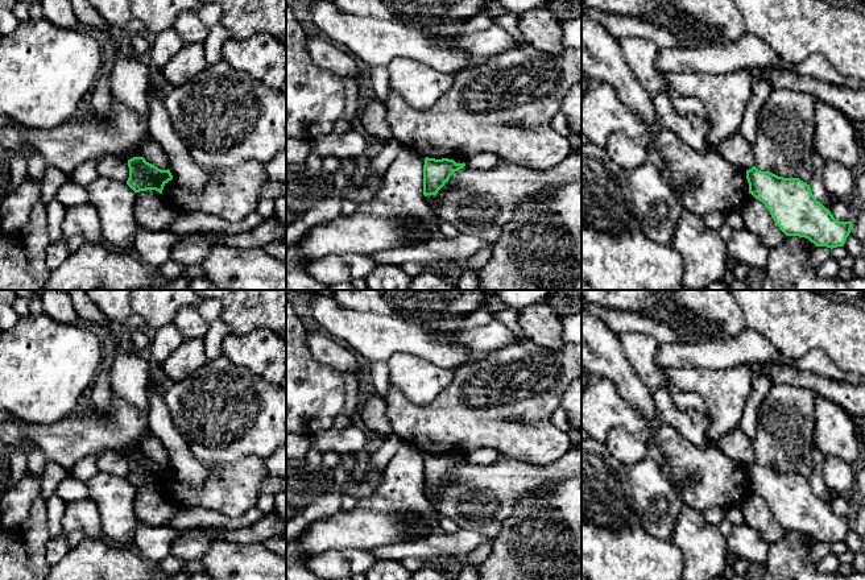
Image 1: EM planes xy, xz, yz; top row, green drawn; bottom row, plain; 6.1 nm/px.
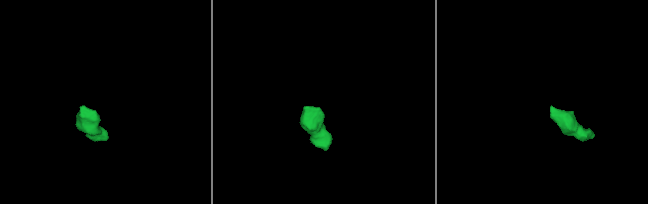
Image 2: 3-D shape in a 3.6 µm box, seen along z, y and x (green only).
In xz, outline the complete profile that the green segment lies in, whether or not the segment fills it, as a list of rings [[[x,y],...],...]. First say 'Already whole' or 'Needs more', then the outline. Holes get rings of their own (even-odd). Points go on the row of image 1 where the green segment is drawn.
Already whole. [[[426,157],[423,165],[423,195],[436,195],[450,177],[464,166],[464,162],[456,163],[448,158],[435,160]]]

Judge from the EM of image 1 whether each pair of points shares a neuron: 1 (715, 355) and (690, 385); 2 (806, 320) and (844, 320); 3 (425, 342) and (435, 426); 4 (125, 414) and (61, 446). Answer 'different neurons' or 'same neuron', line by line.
1: different neurons
2: same neuron
3: different neurons
4: same neuron

